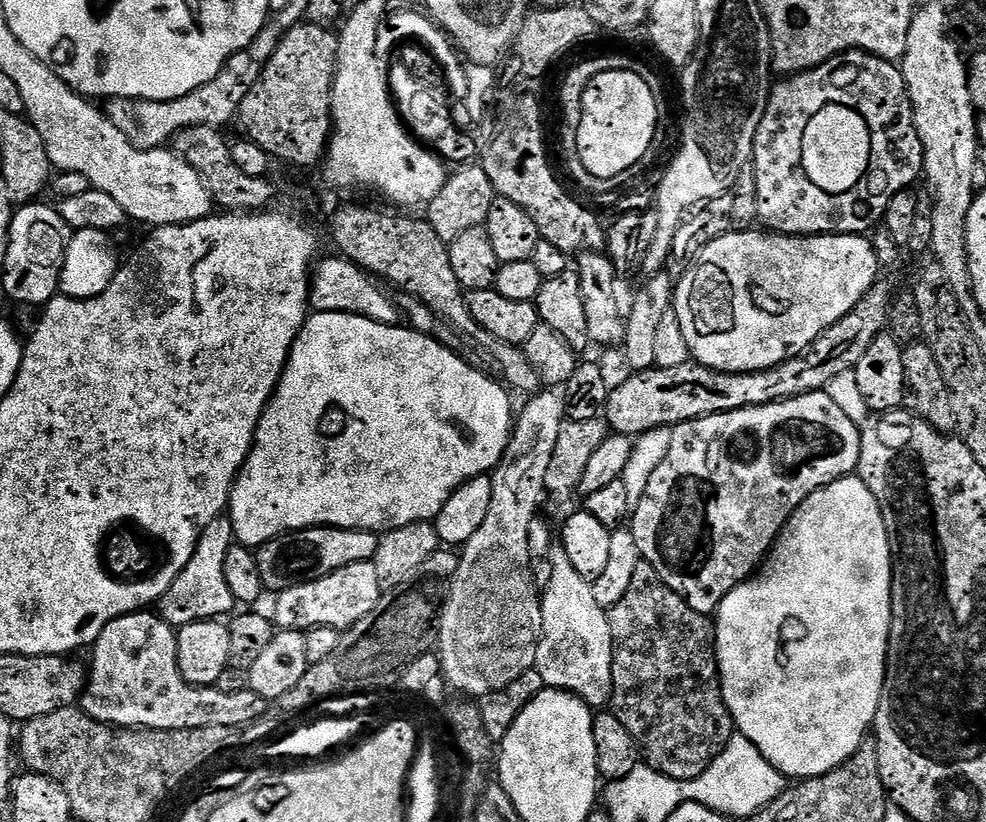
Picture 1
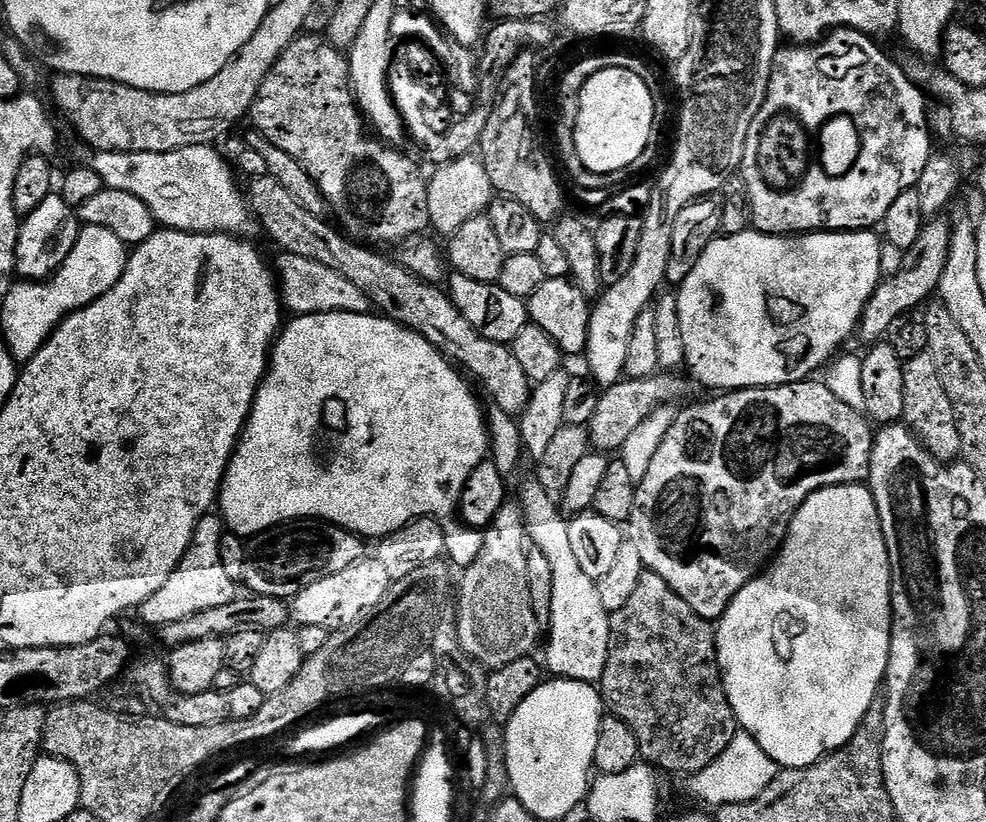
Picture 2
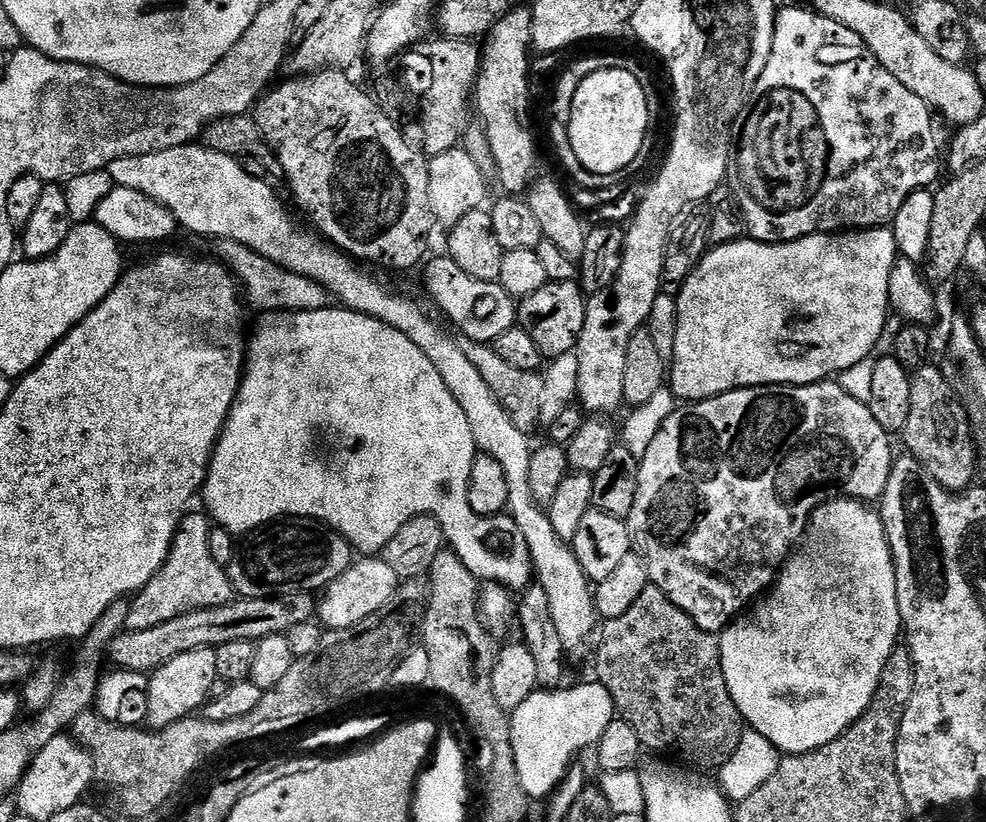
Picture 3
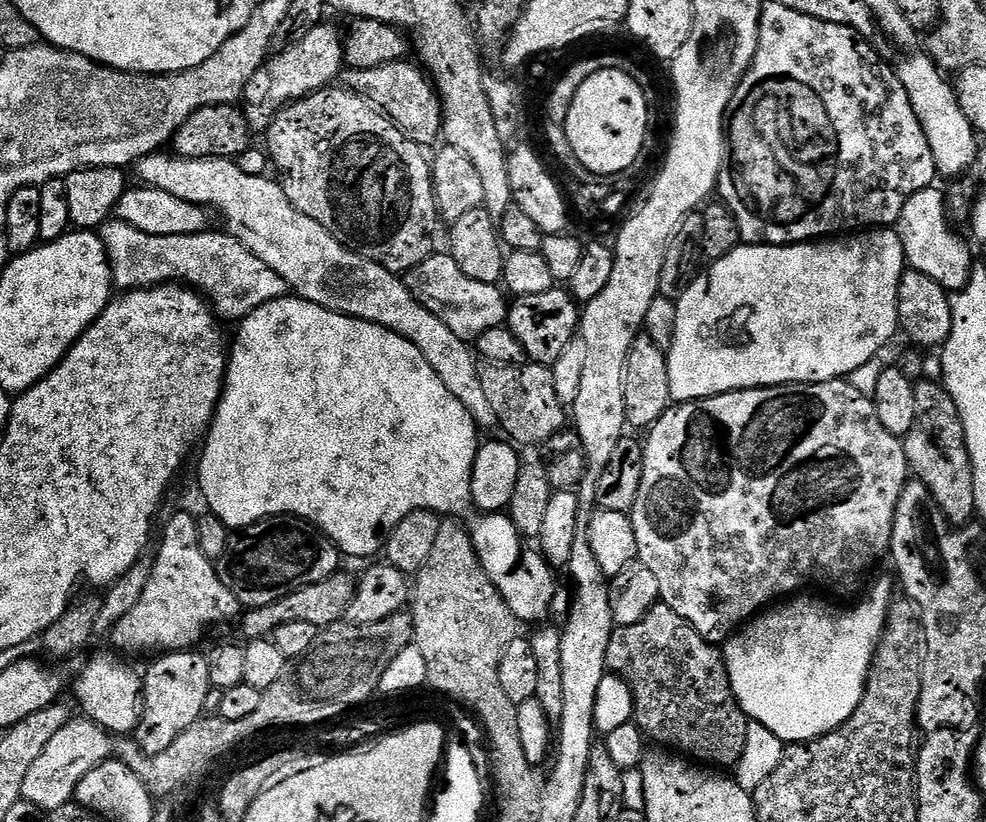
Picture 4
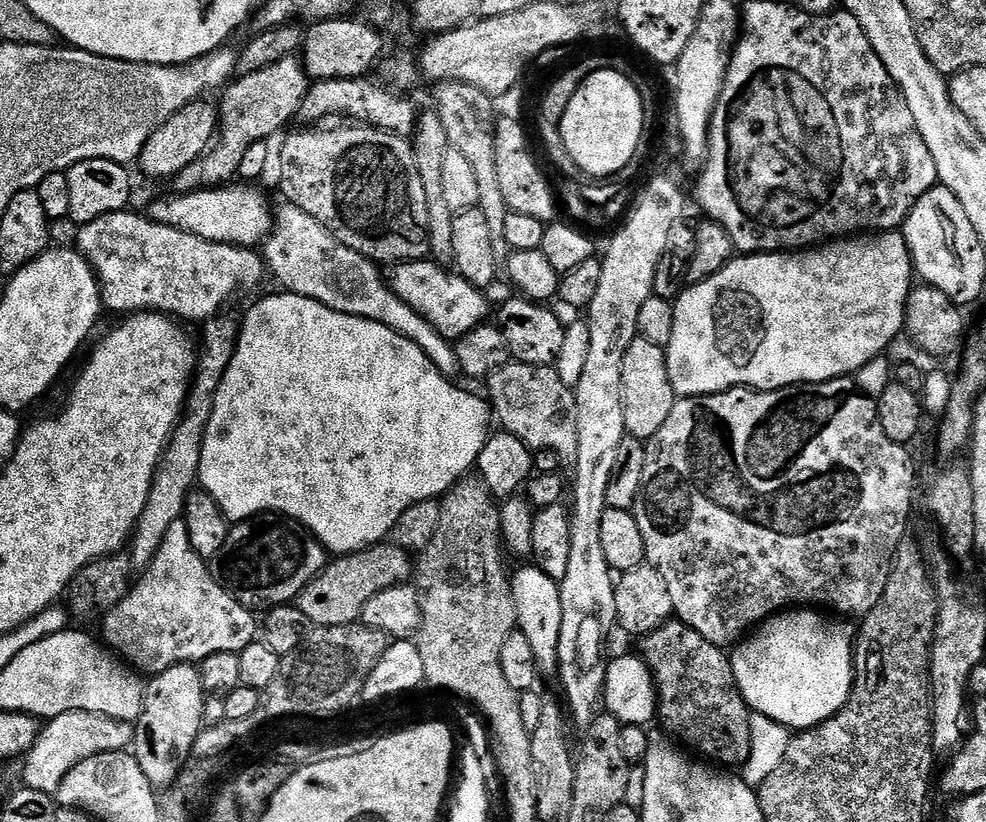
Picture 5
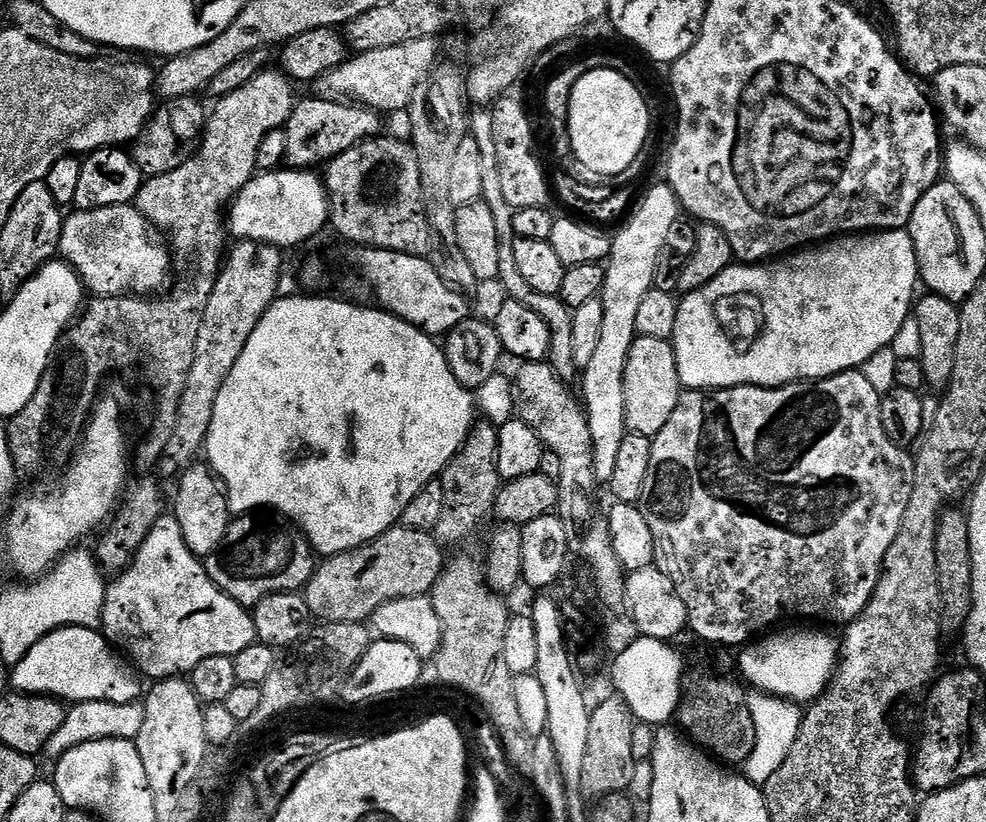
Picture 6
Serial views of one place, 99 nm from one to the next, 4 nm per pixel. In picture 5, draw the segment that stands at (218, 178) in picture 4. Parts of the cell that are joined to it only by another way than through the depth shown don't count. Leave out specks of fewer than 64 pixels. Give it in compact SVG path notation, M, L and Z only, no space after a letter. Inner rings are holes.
M285 203L285 208L276 208L272 235L262 245L266 268L280 279L280 288L322 302L342 314L366 318L410 338L434 362L438 371L449 378L461 375L456 349L418 310L410 310L394 290L390 290L385 273L362 254L342 246L322 222L310 218L295 204Z

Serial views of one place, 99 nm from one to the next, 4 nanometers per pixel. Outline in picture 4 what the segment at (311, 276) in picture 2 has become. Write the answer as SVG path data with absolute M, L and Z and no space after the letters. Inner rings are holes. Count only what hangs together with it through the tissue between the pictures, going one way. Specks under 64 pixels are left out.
M113 218L99 229L98 235L112 268L112 283L120 290L179 282L196 289L224 322L242 321L258 310L258 306L266 306L266 302L289 295L290 289L286 282L282 282L282 277L274 274L262 258L254 258L238 238L226 230L212 231L181 236L142 234L142 230L134 230L134 226Z

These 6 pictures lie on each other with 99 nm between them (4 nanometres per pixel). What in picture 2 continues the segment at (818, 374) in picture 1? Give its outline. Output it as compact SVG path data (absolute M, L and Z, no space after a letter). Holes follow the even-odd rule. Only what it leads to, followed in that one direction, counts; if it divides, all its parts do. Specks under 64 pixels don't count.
M932 218L925 223L918 242L904 253L904 269L894 276L881 279L860 320L858 336L865 340L865 345L881 343L887 337L892 323L902 314L917 311L927 305L937 295L942 272L946 270L950 258L953 225L947 224L944 218ZM657 374L642 380L625 378L603 389L597 398L597 410L590 423L591 447L601 454L619 453L624 447L626 438L630 438L632 431L642 422L646 422L646 418L650 418L650 414L654 414L656 408L662 404L679 405L679 400L684 400L691 394L693 385L683 375L681 376Z

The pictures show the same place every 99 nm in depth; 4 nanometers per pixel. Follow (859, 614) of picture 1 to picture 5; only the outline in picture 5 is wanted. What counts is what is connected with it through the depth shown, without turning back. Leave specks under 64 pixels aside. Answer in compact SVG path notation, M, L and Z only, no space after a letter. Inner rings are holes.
M785 610L769 616L751 635L741 639L731 649L730 659L732 661L732 669L734 670L734 678L738 682L740 693L743 694L744 701L748 704L749 709L753 713L783 724L789 730L816 728L822 722L829 720L838 710L842 710L842 706L848 700L848 695L852 693L852 678L854 675L854 628L851 628L848 624L851 623L845 622L840 618L829 618L820 610Z

